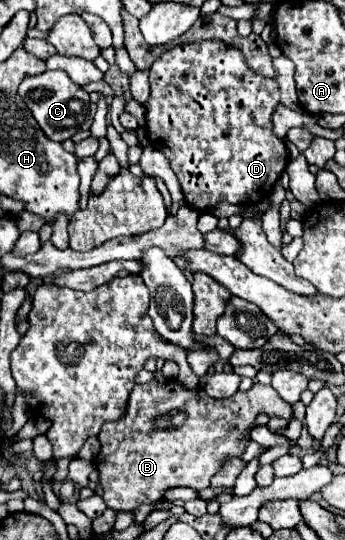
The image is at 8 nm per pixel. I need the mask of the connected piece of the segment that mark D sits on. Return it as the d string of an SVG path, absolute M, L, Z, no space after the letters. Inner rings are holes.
M201 40L201 42L191 42L191 44L179 44L171 50L167 50L161 58L155 60L155 64L149 68L149 82L151 82L151 96L145 104L145 120L147 120L147 140L149 144L159 150L165 158L169 158L171 168L175 172L175 176L179 178L181 184L181 192L185 196L185 202L199 210L199 212L213 212L213 208L217 208L219 202L229 202L229 204L243 204L243 206L255 206L261 200L269 198L269 194L273 192L273 186L277 184L281 172L285 170L287 162L289 162L289 152L285 148L285 142L279 140L273 130L271 130L271 114L275 110L275 106L279 104L279 86L273 78L261 76L257 72L253 72L245 62L243 56L237 48L229 48L223 42L217 40Z

